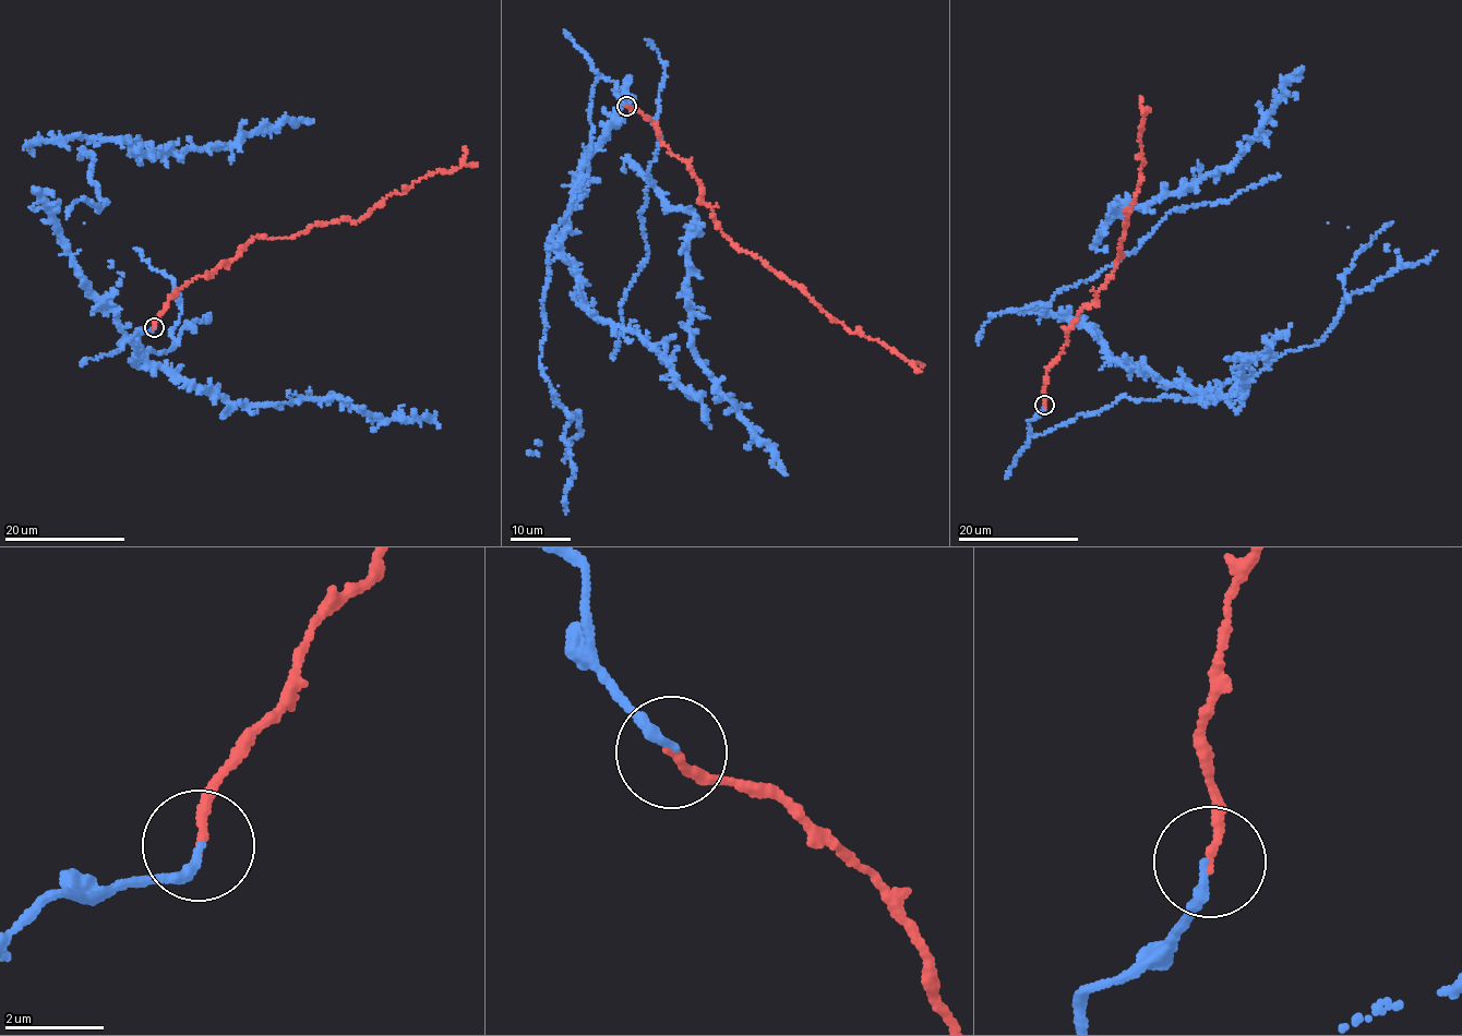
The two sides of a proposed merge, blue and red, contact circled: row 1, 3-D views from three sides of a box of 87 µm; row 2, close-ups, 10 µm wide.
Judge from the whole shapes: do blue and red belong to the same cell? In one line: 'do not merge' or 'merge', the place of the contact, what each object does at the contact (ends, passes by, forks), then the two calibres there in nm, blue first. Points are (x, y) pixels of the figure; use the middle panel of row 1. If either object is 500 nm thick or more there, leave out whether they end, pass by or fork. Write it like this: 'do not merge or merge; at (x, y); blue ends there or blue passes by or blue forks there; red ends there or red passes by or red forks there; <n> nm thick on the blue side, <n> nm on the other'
merge; at (626, 106); blue ends there; red ends there; 180 nm thick on the blue side, 170 nm on the other

